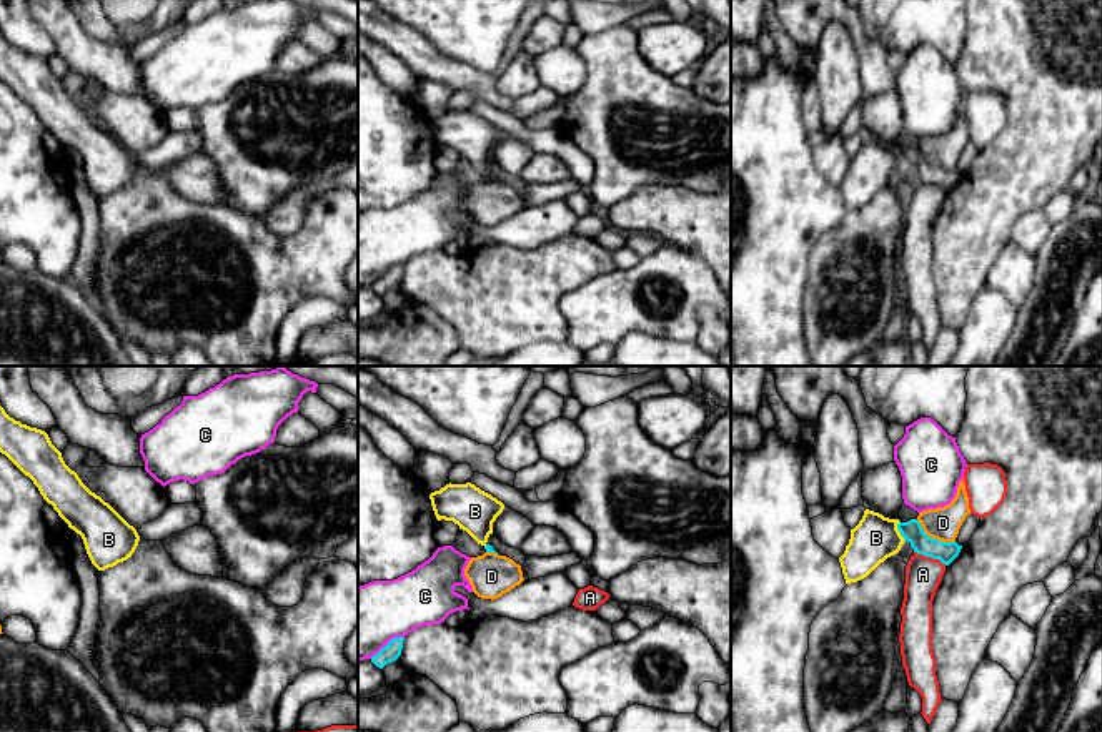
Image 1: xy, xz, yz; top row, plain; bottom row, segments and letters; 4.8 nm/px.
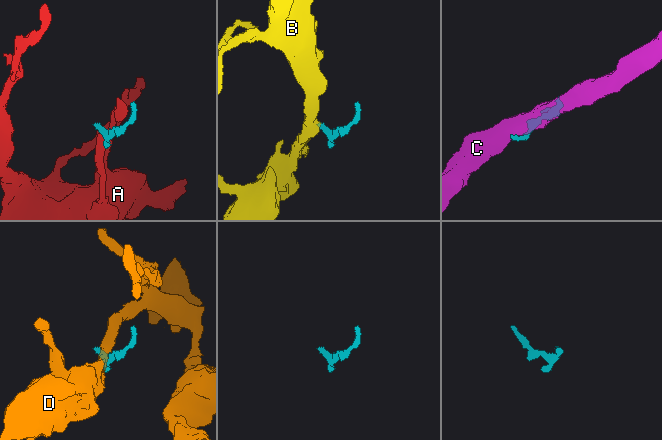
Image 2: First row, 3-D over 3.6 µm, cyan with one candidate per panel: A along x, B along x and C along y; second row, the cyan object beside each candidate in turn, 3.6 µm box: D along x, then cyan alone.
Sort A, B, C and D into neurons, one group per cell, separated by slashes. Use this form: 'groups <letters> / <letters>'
groups A / B / C / D

